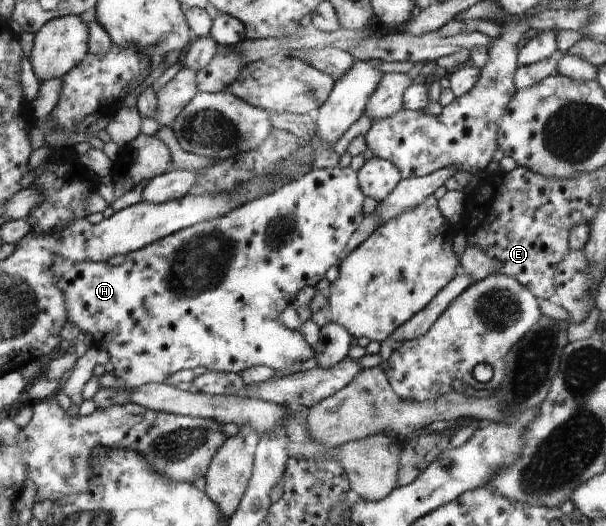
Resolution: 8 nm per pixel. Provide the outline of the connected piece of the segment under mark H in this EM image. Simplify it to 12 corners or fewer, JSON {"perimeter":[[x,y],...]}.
{"perimeter":[[314,168],[119,266],[54,261],[125,390],[314,357],[279,322],[363,222]]}

